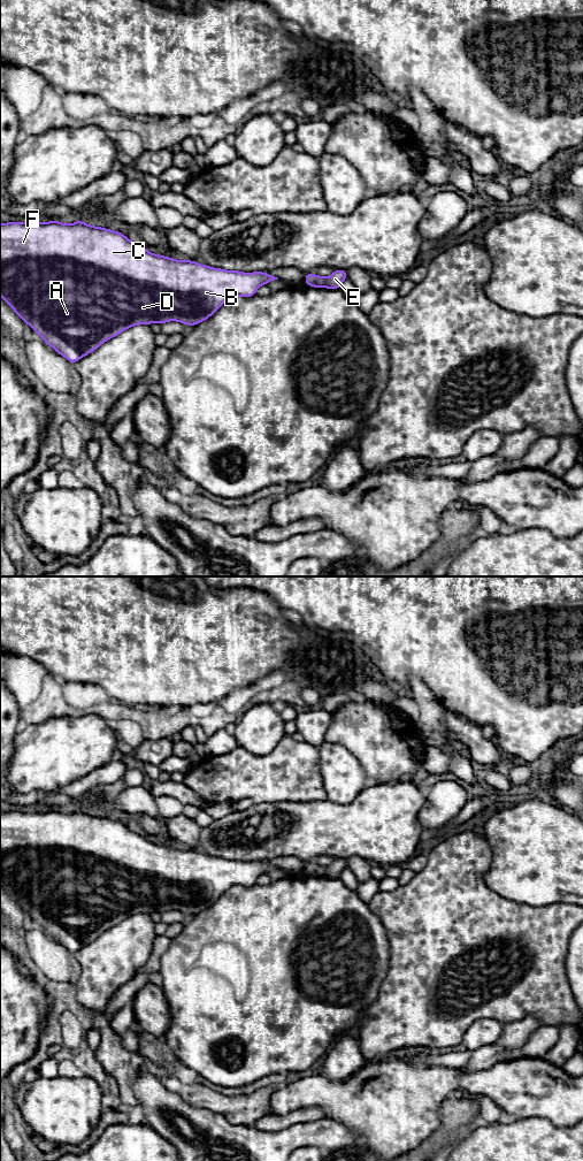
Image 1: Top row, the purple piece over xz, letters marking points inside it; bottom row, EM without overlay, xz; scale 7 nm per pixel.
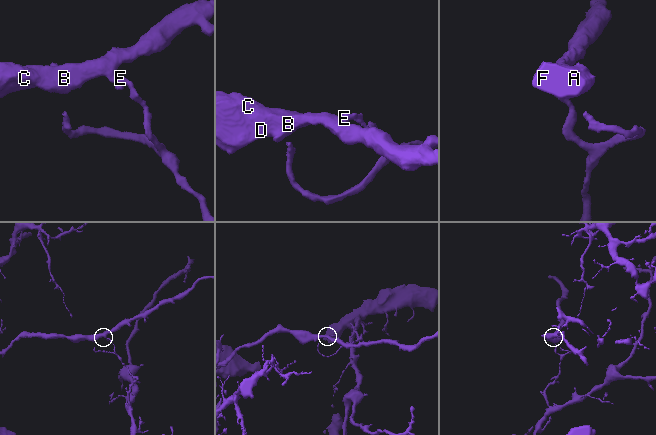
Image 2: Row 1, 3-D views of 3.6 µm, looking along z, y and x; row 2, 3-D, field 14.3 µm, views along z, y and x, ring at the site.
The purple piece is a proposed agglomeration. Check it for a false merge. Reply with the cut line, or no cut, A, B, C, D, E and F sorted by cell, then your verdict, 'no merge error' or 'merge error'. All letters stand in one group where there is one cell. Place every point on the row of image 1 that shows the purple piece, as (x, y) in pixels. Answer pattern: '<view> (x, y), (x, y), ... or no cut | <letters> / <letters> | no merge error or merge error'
xz (325, 279), (323, 287) | A B C D F / E | merge error

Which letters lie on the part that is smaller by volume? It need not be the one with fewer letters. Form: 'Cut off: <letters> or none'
Cut off: A, B, C, D, F

